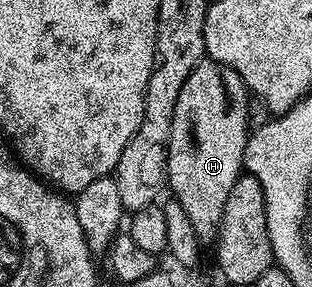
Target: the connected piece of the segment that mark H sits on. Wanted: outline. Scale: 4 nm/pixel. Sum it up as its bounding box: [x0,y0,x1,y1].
[167,57,249,240]

